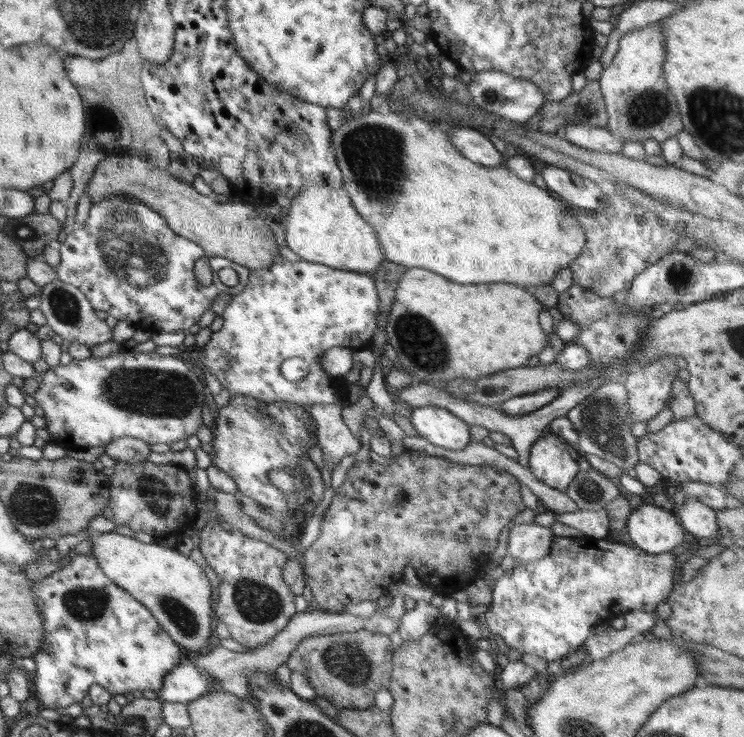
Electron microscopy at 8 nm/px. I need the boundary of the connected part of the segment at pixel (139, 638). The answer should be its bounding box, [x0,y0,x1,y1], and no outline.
[30,554,186,710]

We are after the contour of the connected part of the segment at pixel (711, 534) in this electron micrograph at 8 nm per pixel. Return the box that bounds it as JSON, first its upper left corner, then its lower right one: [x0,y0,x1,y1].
[676,499,718,543]

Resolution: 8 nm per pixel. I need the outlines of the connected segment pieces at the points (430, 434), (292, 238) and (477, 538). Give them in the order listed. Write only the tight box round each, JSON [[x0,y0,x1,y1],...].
[[409,405,471,450],[285,186,385,275],[303,451,525,612]]

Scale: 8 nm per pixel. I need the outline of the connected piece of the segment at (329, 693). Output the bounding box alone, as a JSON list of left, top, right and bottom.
[286,629,393,710]

